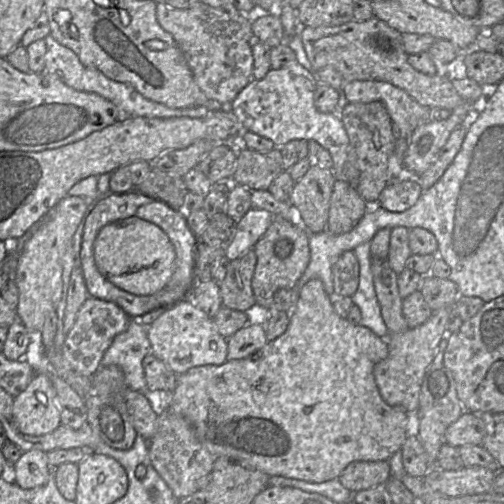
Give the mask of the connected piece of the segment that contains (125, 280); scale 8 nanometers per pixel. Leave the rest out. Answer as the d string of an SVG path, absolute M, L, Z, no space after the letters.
M132 216L104 226L94 241L99 272L115 286L134 295L152 295L165 287L175 267L176 253L166 233L157 225Z

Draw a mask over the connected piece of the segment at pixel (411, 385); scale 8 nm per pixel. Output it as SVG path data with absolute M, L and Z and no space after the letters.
M441 308L425 323L387 337L388 356L374 366L373 374L379 393L388 405L401 407L410 415L417 413L422 380L438 352L441 339L446 336L450 309Z

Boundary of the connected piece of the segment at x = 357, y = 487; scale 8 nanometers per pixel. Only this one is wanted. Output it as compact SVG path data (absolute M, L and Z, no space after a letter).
M355 461L340 474L338 480L353 493L386 484L392 477L387 461Z

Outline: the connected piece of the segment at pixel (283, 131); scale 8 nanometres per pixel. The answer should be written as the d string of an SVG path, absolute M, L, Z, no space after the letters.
M296 60L280 69L270 69L261 80L251 81L238 93L228 106L235 114L243 129L271 140L275 147L281 147L292 140L314 140L326 149L333 160L332 172L336 179L342 178L342 171L348 156L349 138L337 113L319 112L314 105L317 77Z

